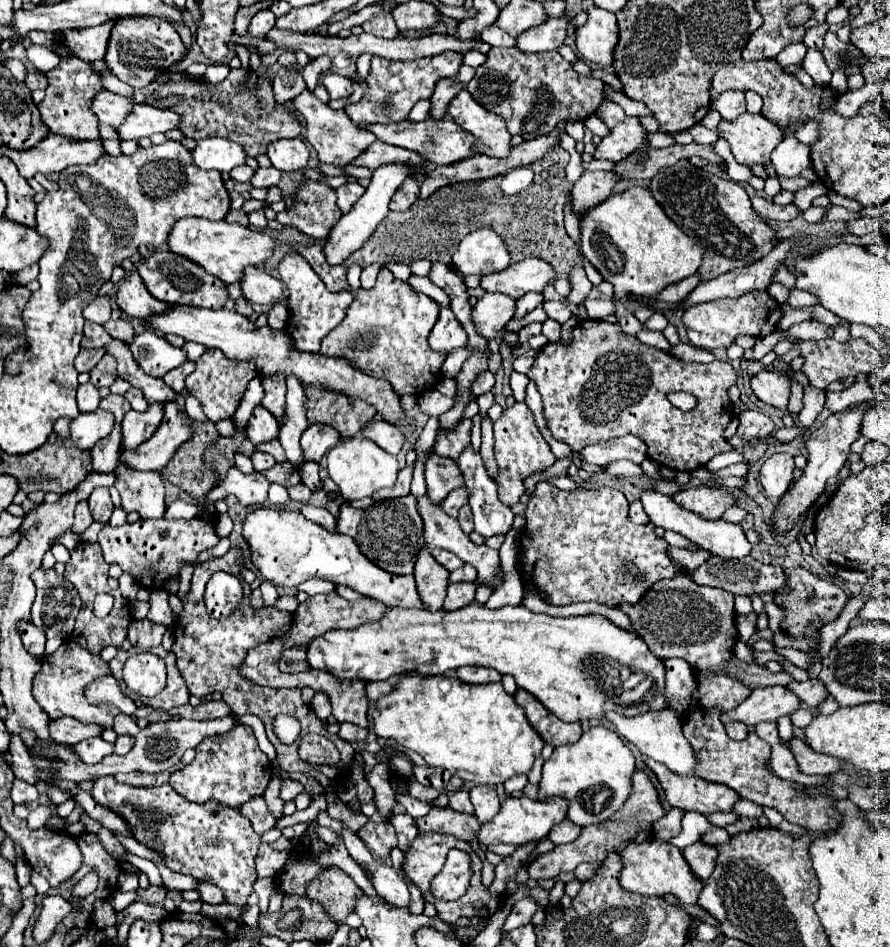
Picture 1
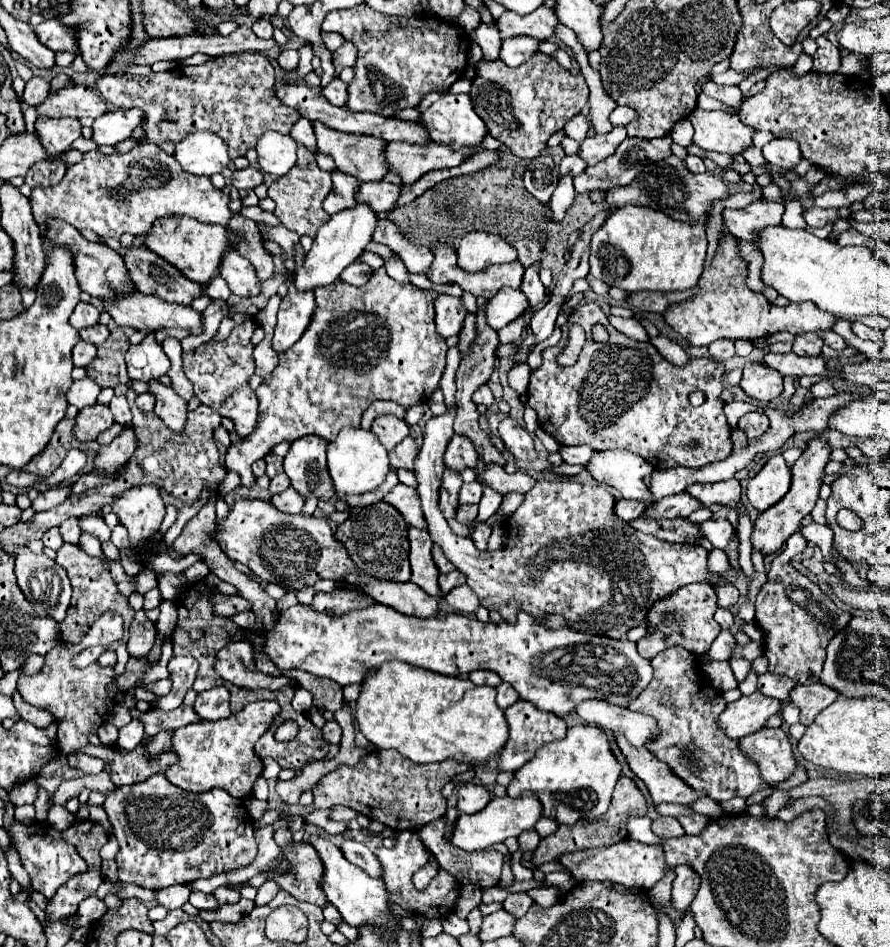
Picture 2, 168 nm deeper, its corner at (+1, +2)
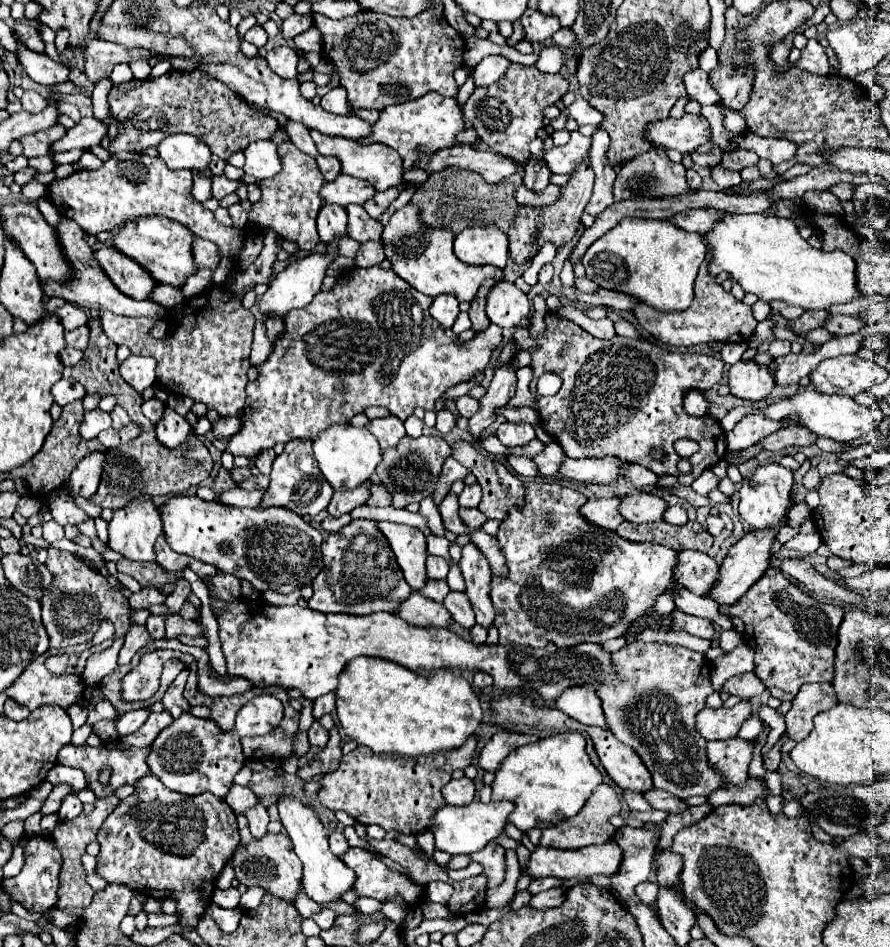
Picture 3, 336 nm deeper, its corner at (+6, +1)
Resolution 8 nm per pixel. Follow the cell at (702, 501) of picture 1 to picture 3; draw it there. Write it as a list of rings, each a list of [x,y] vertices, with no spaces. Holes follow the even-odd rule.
[[[618,494],[620,498],[620,508],[618,512],[624,516],[628,522],[658,522],[662,520],[664,510],[668,504],[654,496],[654,494]]]

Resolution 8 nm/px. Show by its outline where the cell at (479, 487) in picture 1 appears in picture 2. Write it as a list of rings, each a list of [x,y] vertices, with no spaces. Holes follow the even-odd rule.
[[[487,521],[477,523],[477,527],[475,527],[475,531],[473,531],[471,539],[473,539],[473,543],[475,543],[475,547],[477,547],[479,551],[485,551],[485,549],[487,549],[489,535],[491,535],[491,525],[489,525]]]

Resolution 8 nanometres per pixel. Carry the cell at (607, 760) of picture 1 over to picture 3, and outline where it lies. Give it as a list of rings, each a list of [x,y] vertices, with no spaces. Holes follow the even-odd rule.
[[[562,732],[548,738],[542,738],[530,746],[520,746],[516,752],[504,758],[504,764],[500,764],[500,770],[496,770],[496,778],[492,782],[492,800],[510,800],[514,802],[514,812],[508,816],[508,820],[520,828],[524,834],[530,828],[548,828],[558,824],[560,820],[568,820],[580,812],[584,802],[590,798],[592,790],[602,782],[602,774],[592,766],[588,754],[586,754],[586,740],[578,732]]]

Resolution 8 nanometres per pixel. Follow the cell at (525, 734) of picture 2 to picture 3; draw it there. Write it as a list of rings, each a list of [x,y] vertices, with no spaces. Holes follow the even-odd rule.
[[[496,732],[492,736],[492,740],[480,750],[478,754],[478,766],[482,770],[488,770],[488,772],[496,772],[496,768],[500,766],[500,762],[510,754],[514,752],[516,748],[524,746],[524,744],[532,744],[536,742],[538,738],[536,736],[526,736],[526,734],[514,734],[514,732]]]

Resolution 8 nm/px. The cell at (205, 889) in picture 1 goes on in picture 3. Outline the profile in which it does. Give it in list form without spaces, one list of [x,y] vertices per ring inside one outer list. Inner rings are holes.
[[[236,888],[216,890],[214,896],[212,896],[212,902],[218,904],[220,908],[238,908],[238,904],[240,904],[240,892]]]

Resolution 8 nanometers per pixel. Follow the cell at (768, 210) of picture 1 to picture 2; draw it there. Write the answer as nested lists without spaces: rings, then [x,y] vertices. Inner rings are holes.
[[[759,199],[743,209],[725,209],[723,223],[729,233],[737,235],[737,239],[753,241],[759,239],[759,233],[765,227],[781,225],[781,215],[785,213],[783,203],[769,203]]]

